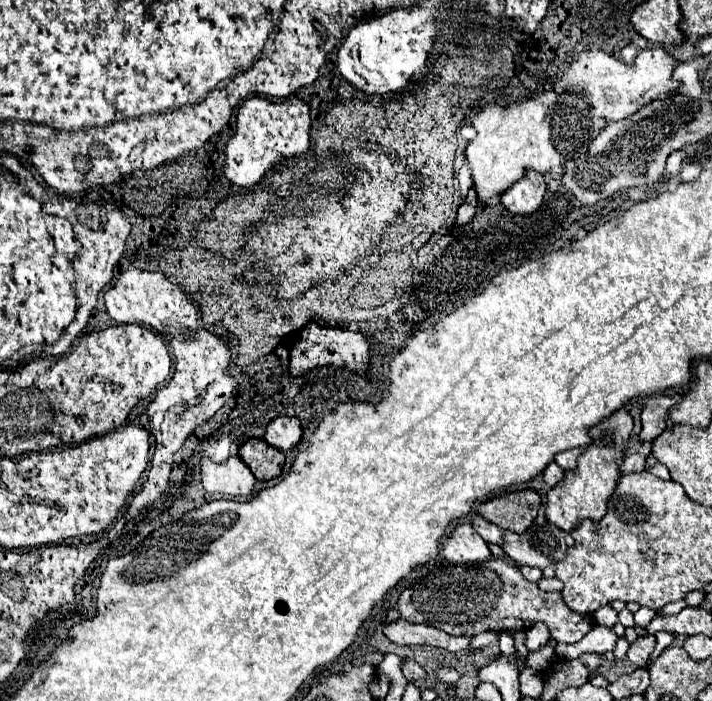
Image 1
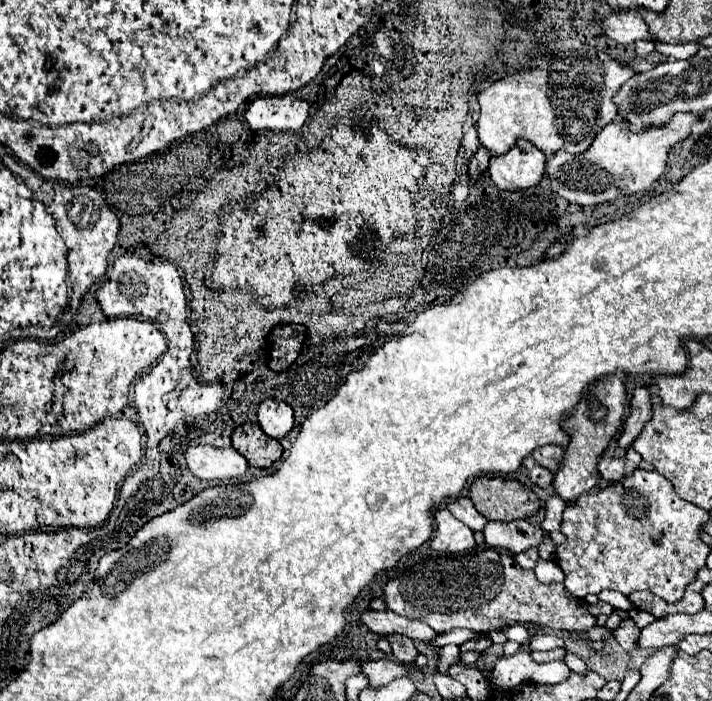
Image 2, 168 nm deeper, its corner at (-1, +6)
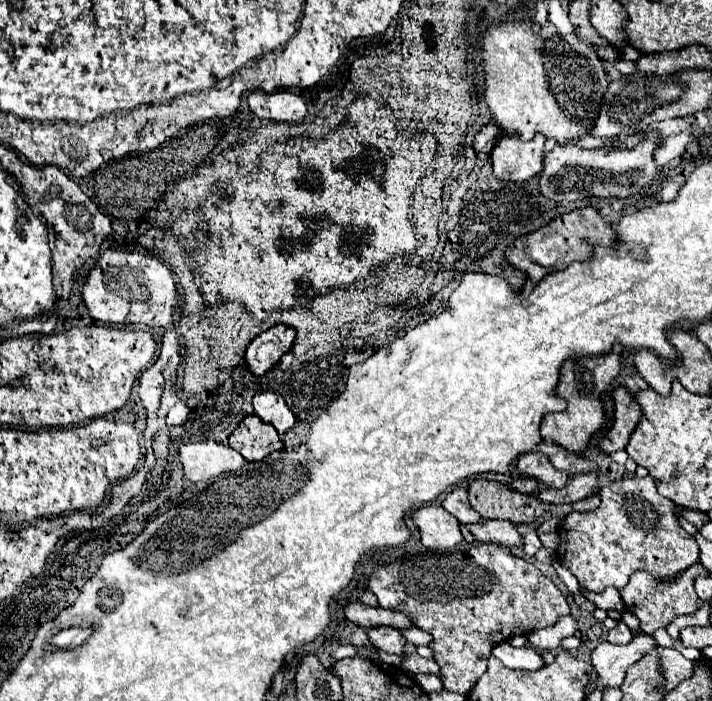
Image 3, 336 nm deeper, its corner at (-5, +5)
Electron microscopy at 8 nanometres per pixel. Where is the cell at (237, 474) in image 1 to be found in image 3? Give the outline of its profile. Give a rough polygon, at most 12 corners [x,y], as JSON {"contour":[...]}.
{"contour":[[213,439],[181,445],[189,481],[207,481],[245,465]]}

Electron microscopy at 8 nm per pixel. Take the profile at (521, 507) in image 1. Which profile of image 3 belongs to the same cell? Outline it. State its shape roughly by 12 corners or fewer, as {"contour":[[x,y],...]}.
{"contour":[[489,479],[469,483],[469,503],[483,519],[533,523],[545,513],[591,511],[599,497],[543,505]]}

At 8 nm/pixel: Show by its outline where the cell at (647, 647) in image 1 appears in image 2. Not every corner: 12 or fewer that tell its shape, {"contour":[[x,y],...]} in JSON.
{"contour":[[621,620],[613,636],[627,652],[637,648],[639,628]]}

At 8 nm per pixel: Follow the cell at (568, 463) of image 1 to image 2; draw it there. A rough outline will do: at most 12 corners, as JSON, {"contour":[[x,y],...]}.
{"contour":[[559,446],[537,448],[535,464],[545,466],[549,472],[557,472],[565,450]]}

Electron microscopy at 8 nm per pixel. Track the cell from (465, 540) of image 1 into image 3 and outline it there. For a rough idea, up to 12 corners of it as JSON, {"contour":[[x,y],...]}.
{"contour":[[441,505],[413,513],[421,543],[435,551],[463,543],[461,523]]}

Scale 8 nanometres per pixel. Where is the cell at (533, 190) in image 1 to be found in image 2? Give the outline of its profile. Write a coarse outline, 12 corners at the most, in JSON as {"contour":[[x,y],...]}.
{"contour":[[517,138],[491,156],[487,172],[503,190],[531,188],[545,174],[545,154]]}

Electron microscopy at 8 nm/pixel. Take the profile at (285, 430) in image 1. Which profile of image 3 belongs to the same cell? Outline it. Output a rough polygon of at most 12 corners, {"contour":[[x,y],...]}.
{"contour":[[265,391],[253,397],[255,415],[279,433],[295,425],[285,399]]}

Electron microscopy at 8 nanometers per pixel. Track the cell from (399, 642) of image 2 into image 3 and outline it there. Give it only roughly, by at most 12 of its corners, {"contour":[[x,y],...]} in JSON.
{"contour":[[393,627],[367,629],[385,653],[405,653],[407,639]]}

